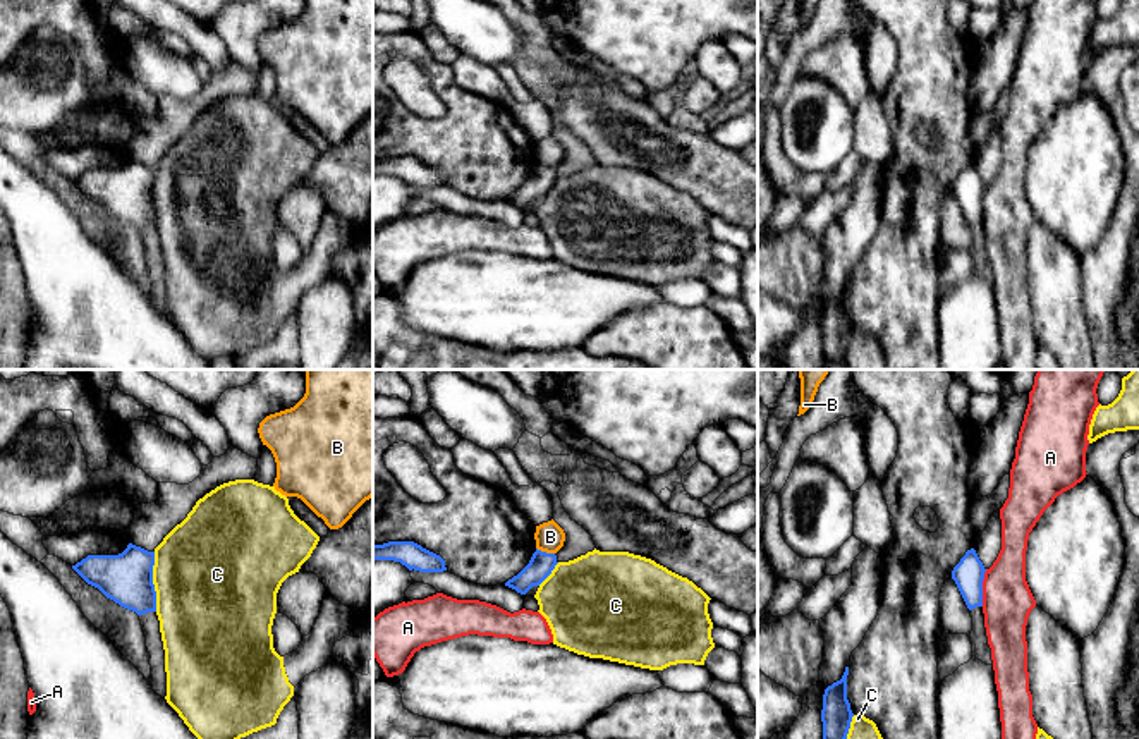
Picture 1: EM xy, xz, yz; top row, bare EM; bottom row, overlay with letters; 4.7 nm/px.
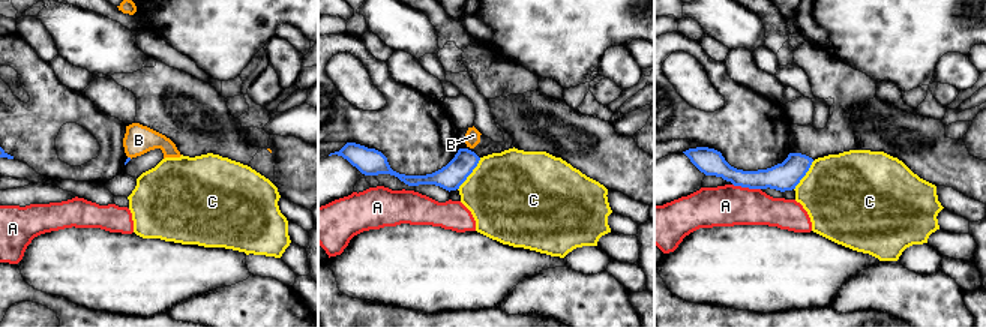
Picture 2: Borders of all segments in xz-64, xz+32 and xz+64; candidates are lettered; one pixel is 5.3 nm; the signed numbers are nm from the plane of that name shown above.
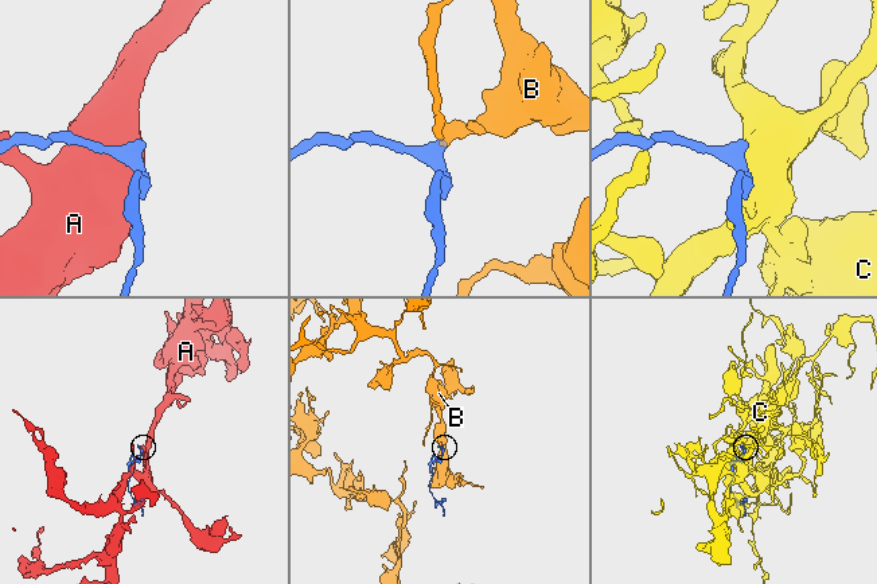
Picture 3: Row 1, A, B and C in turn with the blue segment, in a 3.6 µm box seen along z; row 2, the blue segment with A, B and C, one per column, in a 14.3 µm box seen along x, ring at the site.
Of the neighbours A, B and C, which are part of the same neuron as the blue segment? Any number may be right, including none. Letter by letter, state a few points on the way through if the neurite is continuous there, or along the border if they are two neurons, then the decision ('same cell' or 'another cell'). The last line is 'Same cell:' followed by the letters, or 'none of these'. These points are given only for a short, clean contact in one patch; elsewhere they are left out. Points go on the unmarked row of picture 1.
A: another cell
B: border along xz (536, 162), (554, 169); another cell
C: another cell
Same cell: none of these

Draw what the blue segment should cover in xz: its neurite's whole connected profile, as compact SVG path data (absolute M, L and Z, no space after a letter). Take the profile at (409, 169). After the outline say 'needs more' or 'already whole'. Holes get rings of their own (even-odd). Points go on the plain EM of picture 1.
M388 156L373 160L373 175L393 175L405 180L409 186L419 187L443 187L447 186L445 175L423 163L414 156Z; already whole

